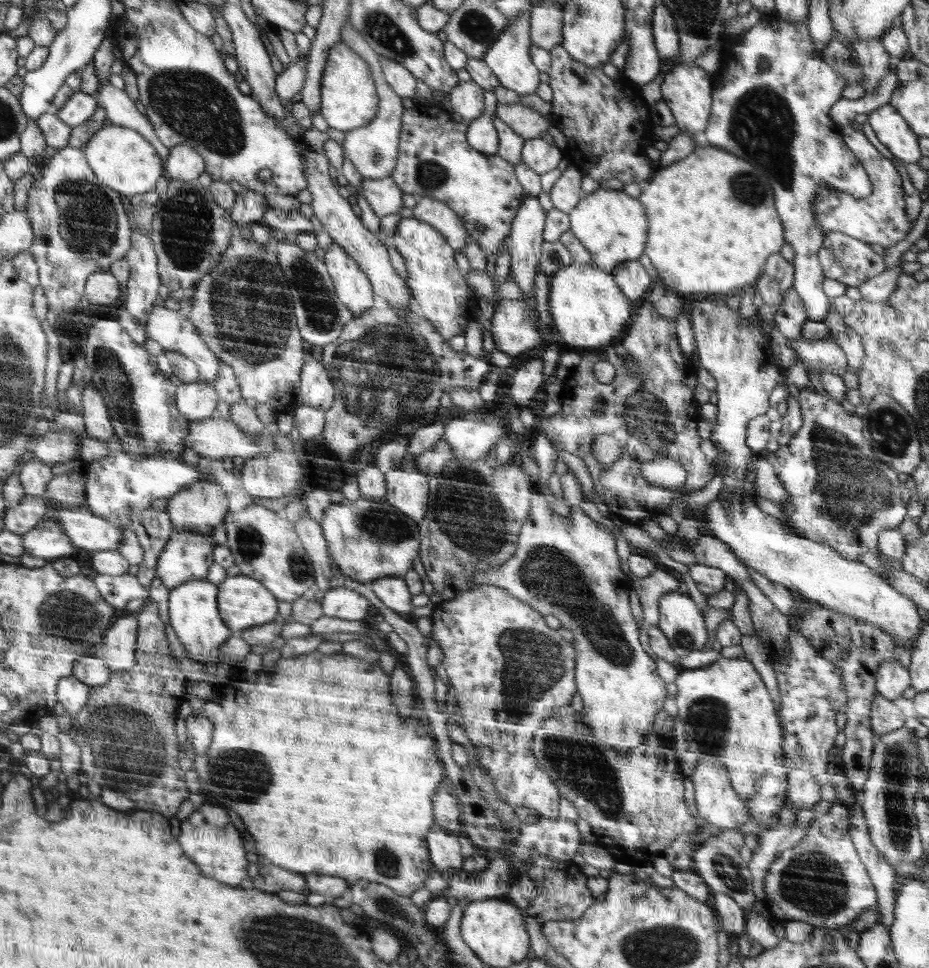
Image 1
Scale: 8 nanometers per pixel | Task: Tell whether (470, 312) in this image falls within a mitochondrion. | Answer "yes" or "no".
no

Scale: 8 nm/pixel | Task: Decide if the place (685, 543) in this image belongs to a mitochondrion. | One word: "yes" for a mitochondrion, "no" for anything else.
no

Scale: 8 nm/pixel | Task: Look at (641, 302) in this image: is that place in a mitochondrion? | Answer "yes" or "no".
no

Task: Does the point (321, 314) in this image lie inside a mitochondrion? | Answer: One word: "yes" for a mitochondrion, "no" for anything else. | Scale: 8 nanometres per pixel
yes

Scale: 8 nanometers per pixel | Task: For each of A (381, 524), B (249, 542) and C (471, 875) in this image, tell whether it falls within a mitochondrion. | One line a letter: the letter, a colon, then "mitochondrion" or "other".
A: mitochondrion
B: mitochondrion
C: other

